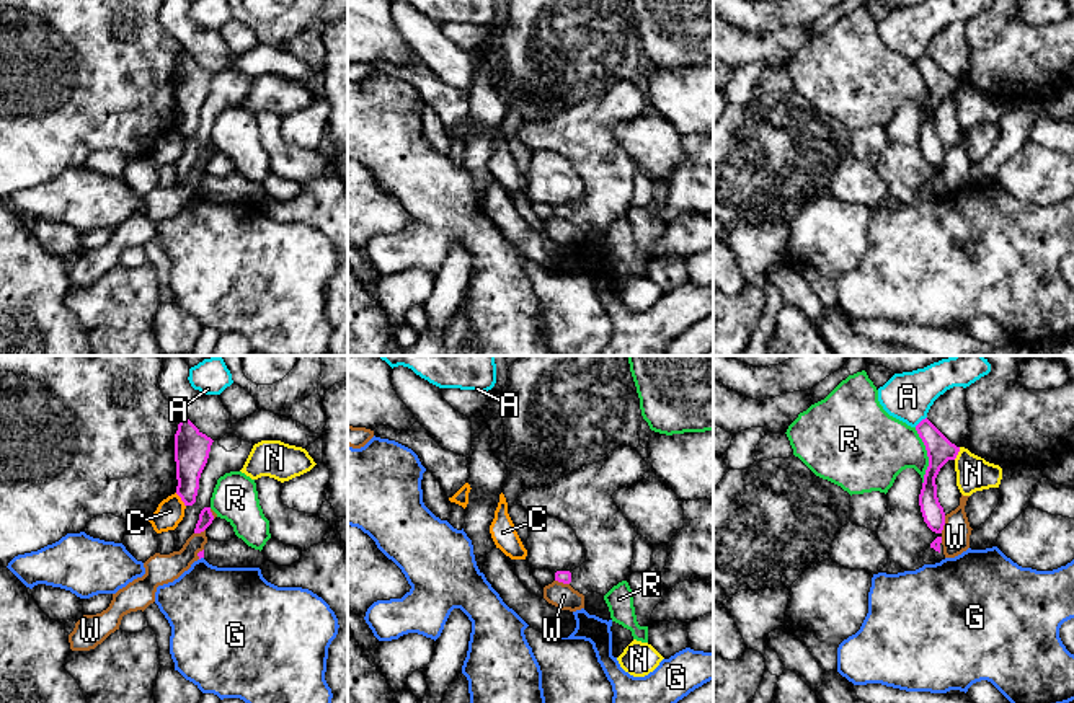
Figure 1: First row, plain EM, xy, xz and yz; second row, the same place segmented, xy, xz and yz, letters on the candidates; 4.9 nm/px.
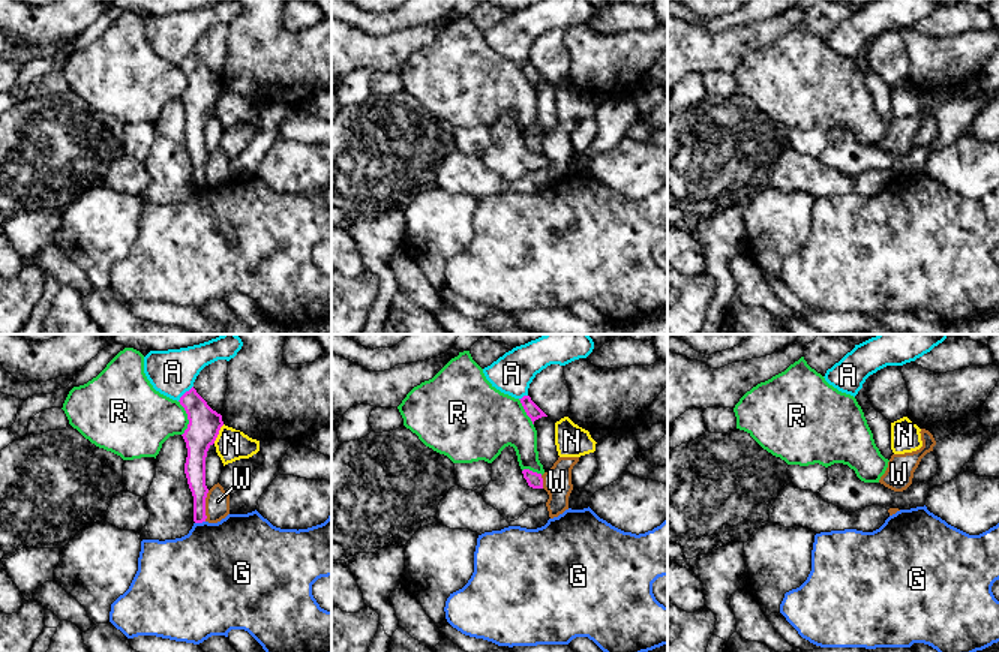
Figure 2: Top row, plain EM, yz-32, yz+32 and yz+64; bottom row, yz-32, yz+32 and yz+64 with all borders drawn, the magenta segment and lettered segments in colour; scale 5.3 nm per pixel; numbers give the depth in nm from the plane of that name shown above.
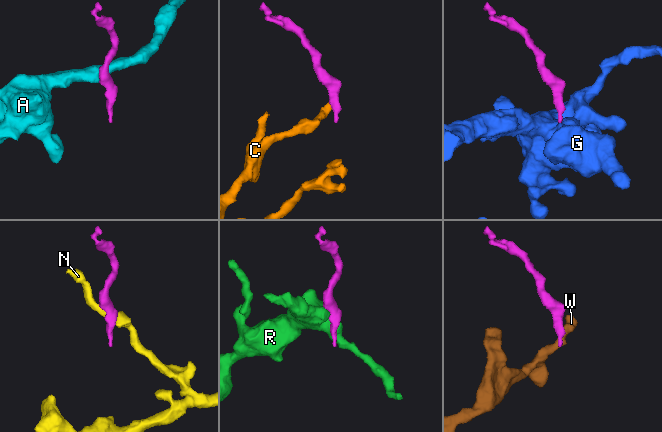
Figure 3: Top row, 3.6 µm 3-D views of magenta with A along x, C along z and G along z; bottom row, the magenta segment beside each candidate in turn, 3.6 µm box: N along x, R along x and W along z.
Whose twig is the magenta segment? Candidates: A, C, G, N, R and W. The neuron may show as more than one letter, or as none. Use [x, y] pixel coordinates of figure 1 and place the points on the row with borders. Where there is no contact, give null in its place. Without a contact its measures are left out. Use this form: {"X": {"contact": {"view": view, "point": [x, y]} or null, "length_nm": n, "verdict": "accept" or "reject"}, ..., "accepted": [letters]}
{"A": {"contact": {"view": "yz", "point": [921, 421]}, "length_nm": 80, "verdict": "reject"}, "C": {"contact": {"view": "xy", "point": [181, 499]}, "length_nm": 90, "verdict": "reject"}, "G": {"contact": {"view": "xy", "point": [201, 557]}, "length_nm": 30, "verdict": "reject"}, "N": {"contact": {"view": "yz", "point": [957, 454]}, "length_nm": 70, "verdict": "reject"}, "R": {"contact": {"view": "yz", "point": [927, 455]}, "length_nm": 280, "verdict": "reject"}, "W": {"contact": {"view": "yz", "point": [944, 524]}, "length_nm": 90, "verdict": "reject"}, "accepted": []}

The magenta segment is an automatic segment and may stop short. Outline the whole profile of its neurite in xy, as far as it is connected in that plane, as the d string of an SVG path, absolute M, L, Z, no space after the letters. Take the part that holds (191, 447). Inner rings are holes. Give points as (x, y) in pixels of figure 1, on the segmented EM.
M184 414L175 434L176 494L184 506L196 502L199 478L207 463L212 439L202 434Z

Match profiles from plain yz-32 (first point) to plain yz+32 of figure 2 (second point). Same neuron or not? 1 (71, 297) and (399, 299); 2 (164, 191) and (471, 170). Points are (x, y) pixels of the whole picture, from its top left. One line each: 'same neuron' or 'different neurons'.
1: same neuron
2: different neurons

